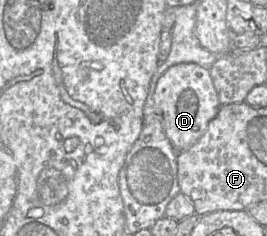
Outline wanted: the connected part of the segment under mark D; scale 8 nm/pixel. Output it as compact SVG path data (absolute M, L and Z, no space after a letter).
M198 64L173 65L159 78L156 84L154 110L161 117L164 132L177 152L188 149L202 137L220 107L210 69L203 68Z

